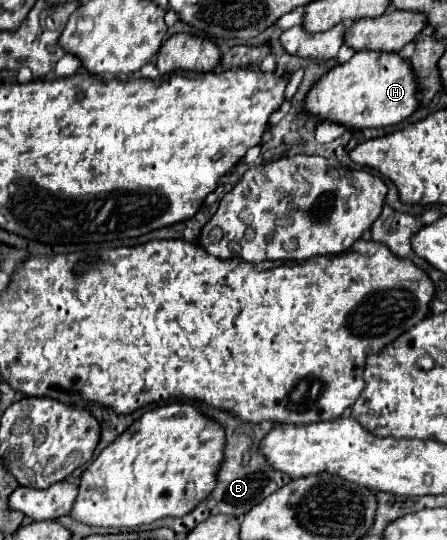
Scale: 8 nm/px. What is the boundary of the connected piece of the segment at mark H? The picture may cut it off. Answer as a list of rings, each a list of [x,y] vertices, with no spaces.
[[[359,51],[355,53],[347,63],[335,65],[325,77],[321,77],[321,83],[317,83],[311,93],[307,95],[305,109],[325,121],[335,121],[353,129],[365,129],[365,127],[387,127],[395,125],[409,115],[415,113],[419,107],[417,99],[417,79],[415,71],[409,63],[409,59],[403,59],[399,53],[383,53],[383,51]]]

